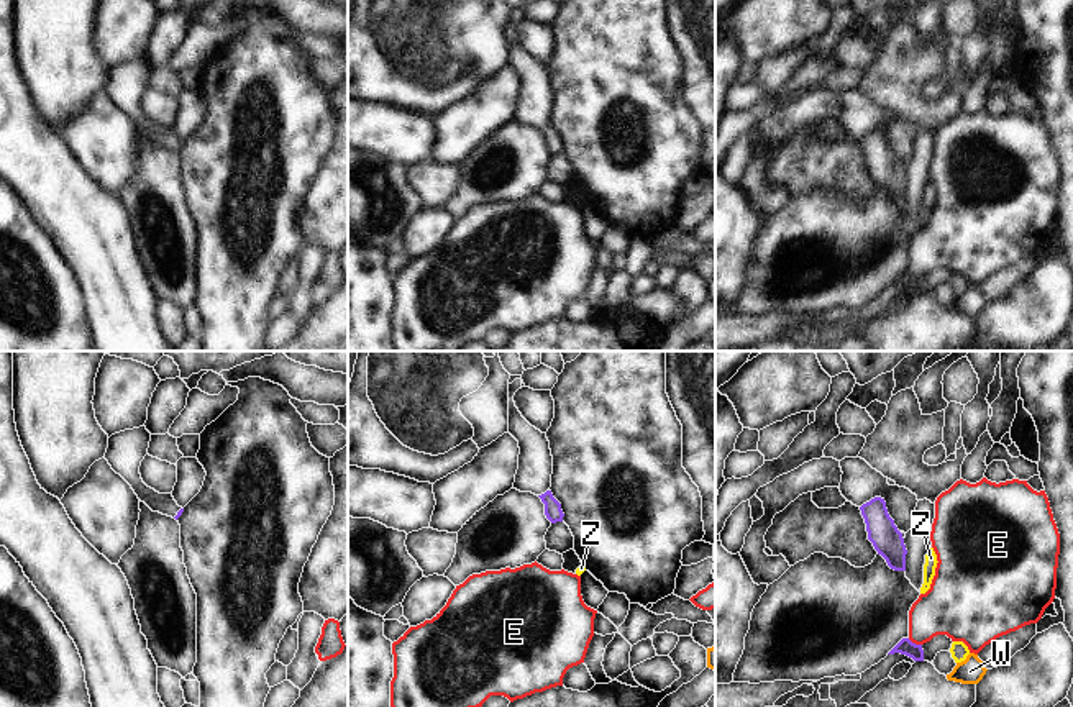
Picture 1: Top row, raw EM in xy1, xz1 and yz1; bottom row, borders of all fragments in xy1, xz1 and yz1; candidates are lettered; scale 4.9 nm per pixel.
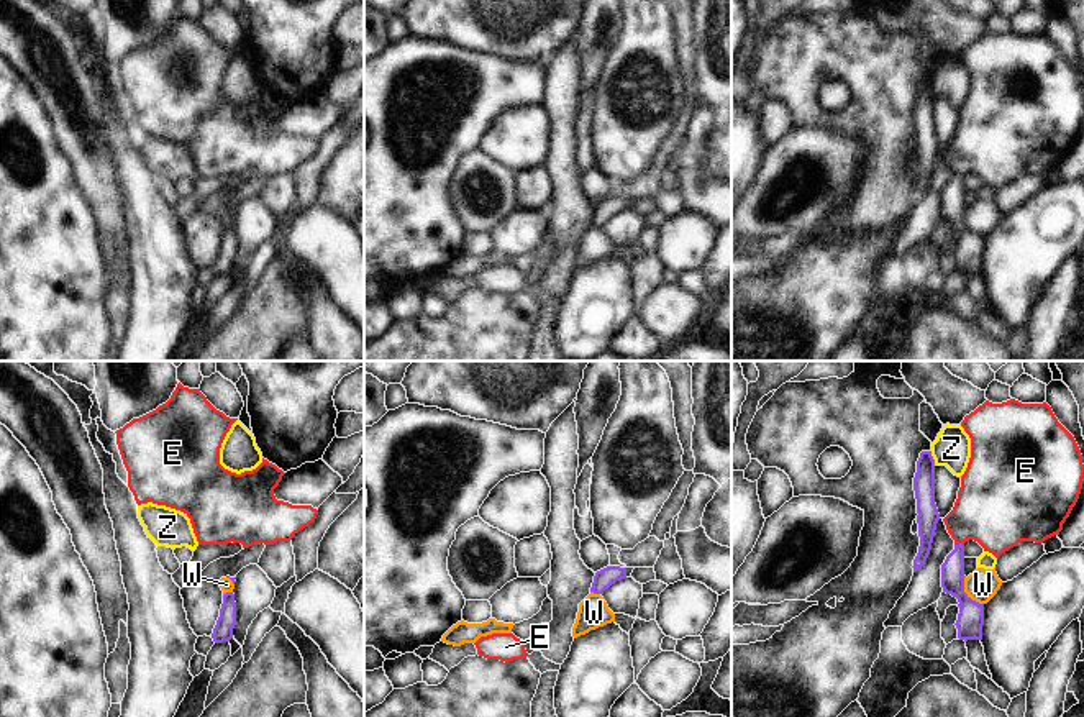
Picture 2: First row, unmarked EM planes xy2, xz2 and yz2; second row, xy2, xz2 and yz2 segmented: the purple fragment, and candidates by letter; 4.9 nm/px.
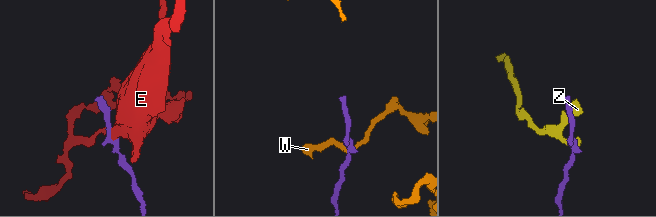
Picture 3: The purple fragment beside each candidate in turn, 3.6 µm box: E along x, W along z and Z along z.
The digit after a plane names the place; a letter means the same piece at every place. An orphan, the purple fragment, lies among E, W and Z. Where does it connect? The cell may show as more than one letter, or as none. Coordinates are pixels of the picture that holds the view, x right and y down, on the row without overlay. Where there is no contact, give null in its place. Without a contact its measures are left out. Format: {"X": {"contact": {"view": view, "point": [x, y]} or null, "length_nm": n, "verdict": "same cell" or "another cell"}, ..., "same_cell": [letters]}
{"E": {"contact": {"view": "yz1", "point": [914, 276]}, "length_nm": 80, "verdict": "another cell"}, "W": {"contact": {"view": "yz2", "point": [965, 225]}, "length_nm": 170, "verdict": "another cell"}, "Z": {"contact": {"view": "yz2", "point": [932, 91]}, "length_nm": 70, "verdict": "another cell"}, "same_cell": []}

